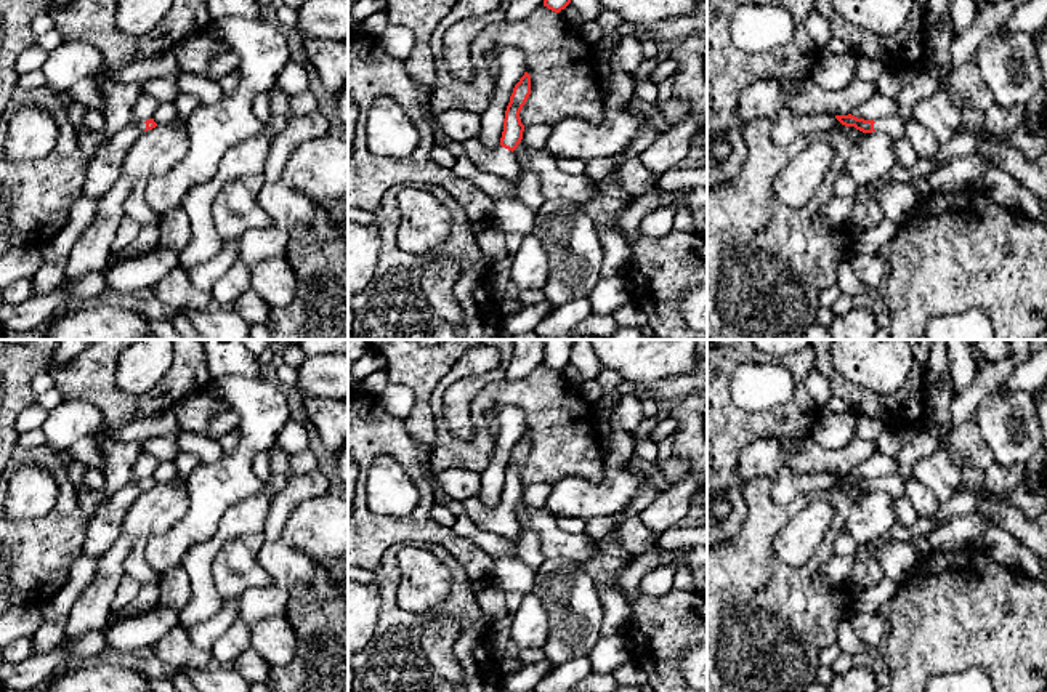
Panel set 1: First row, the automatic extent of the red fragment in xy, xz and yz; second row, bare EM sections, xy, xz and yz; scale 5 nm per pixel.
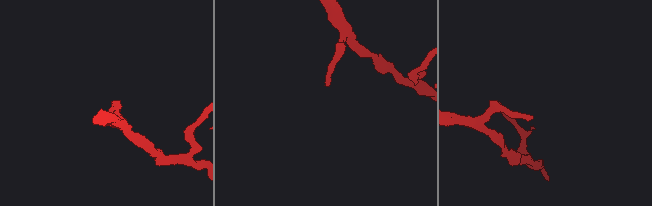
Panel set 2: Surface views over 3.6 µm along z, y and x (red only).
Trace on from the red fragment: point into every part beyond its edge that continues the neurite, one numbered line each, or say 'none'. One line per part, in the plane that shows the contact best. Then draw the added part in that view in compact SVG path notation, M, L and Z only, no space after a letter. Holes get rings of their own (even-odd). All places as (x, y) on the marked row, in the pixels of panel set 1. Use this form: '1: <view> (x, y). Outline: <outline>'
1: xz (499, 160). Outline: M479 138L467 139L462 143L465 155L484 171L495 173L508 181L518 183L521 167L511 151L499 146L486 149Z

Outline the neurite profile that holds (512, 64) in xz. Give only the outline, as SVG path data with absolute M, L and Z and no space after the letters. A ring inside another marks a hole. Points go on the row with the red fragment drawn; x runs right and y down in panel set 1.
M500 48L495 53L495 59L499 64L495 93L489 109L481 115L481 131L478 136L486 149L495 149L500 146L510 96L515 85L526 72L526 59L518 48Z

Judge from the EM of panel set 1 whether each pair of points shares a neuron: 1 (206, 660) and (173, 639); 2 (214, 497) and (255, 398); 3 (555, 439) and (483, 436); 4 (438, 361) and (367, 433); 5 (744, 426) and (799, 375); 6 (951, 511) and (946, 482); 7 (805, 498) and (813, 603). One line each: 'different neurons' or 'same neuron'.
1: same neuron
2: same neuron
3: same neuron
4: different neurons
5: same neuron
6: different neurons
7: same neuron

